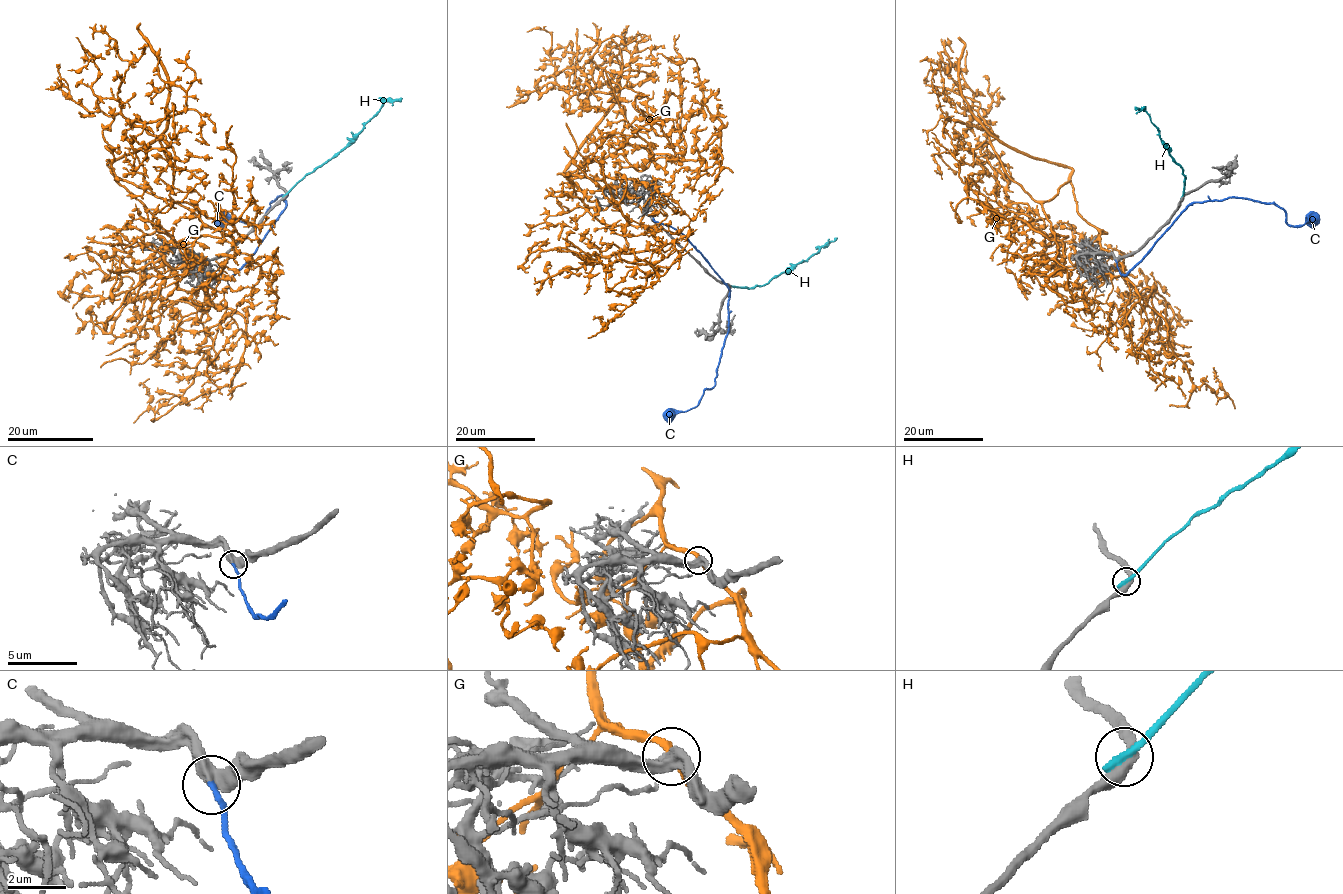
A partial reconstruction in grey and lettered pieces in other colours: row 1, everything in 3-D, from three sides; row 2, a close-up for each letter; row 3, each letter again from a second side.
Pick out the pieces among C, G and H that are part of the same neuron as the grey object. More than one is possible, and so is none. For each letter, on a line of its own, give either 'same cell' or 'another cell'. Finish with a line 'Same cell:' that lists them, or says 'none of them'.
C: same cell
G: another cell
H: another cell
Same cell: C

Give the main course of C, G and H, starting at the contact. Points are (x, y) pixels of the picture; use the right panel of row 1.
C: (1115, 260), (1119, 272), (1127, 273), (1195, 202), (1252, 199), (1282, 208), (1290, 225), (1310, 221)
G: (1110, 253), (1070, 182), (1035, 201), (1007, 174), (953, 67), (929, 81)
H: (1181, 197), (1182, 169), (1160, 139), (1149, 115), (1134, 107)

